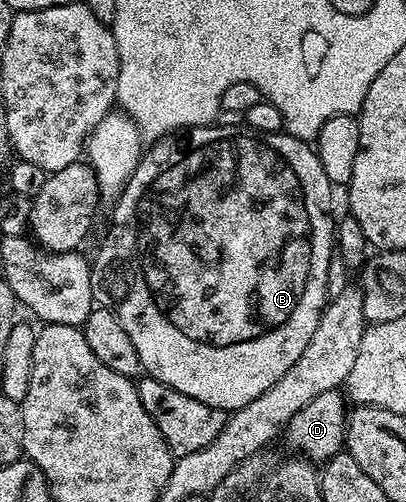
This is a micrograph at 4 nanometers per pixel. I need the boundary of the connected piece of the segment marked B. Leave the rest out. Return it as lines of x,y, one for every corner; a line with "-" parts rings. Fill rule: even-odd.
220,124
193,125
191,129
185,129
175,135
155,138
149,144
152,145
149,149
147,146
146,152
140,158
138,167
132,172
131,179
126,183
124,190
120,192
119,199
115,205
111,206
112,226
108,229
108,238
105,239
104,246
97,251
96,258
94,256
91,258
90,264
92,266
92,300
97,306
109,309
118,319
118,323
122,323
126,335
130,335
130,339
138,351
141,370
147,376
158,379
158,383
166,383
166,387
174,387
174,391
182,391
182,395
190,395
190,399
210,403
210,407
215,409
231,411
246,407
246,403
258,399
258,395
262,395
262,391
274,387
274,383
278,383
278,379
282,379
282,375
286,375
286,371
290,371
290,367
294,367
294,363
298,363
298,355
302,355
302,351
306,351
306,343
310,343
310,338
314,335
315,329
318,328
318,319
323,315
324,306
329,300
326,289
326,271
330,264
330,257
334,252
334,217
328,214
328,208
332,205
334,186
332,182
326,179
326,171
322,171
322,163
318,159
315,148
309,142
291,137
287,131
254,133
247,127
235,129
232,125

